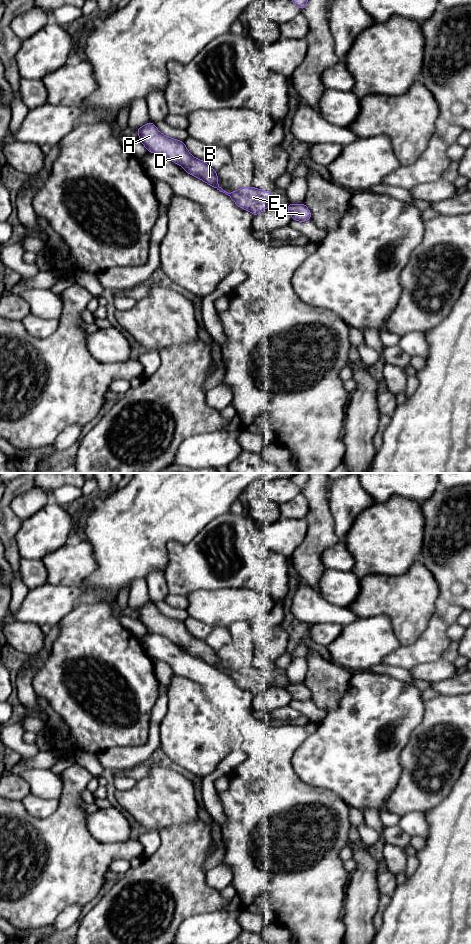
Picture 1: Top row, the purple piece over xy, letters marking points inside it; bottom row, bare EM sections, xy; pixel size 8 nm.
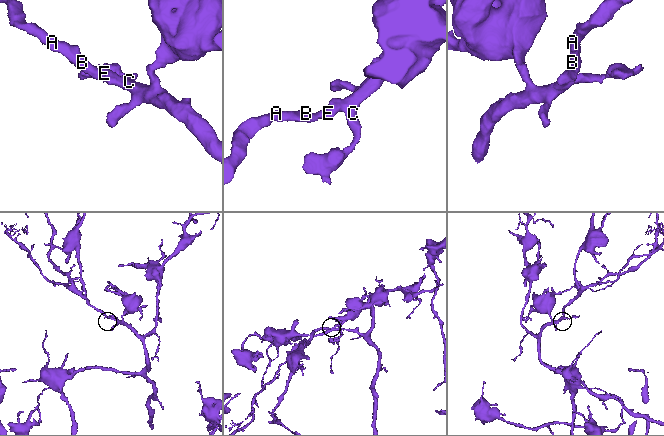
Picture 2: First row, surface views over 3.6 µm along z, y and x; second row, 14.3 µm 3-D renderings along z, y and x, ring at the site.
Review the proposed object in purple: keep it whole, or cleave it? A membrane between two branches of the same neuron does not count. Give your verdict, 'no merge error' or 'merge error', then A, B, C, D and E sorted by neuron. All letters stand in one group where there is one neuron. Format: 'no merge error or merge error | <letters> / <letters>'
no merge error | A B C D E

